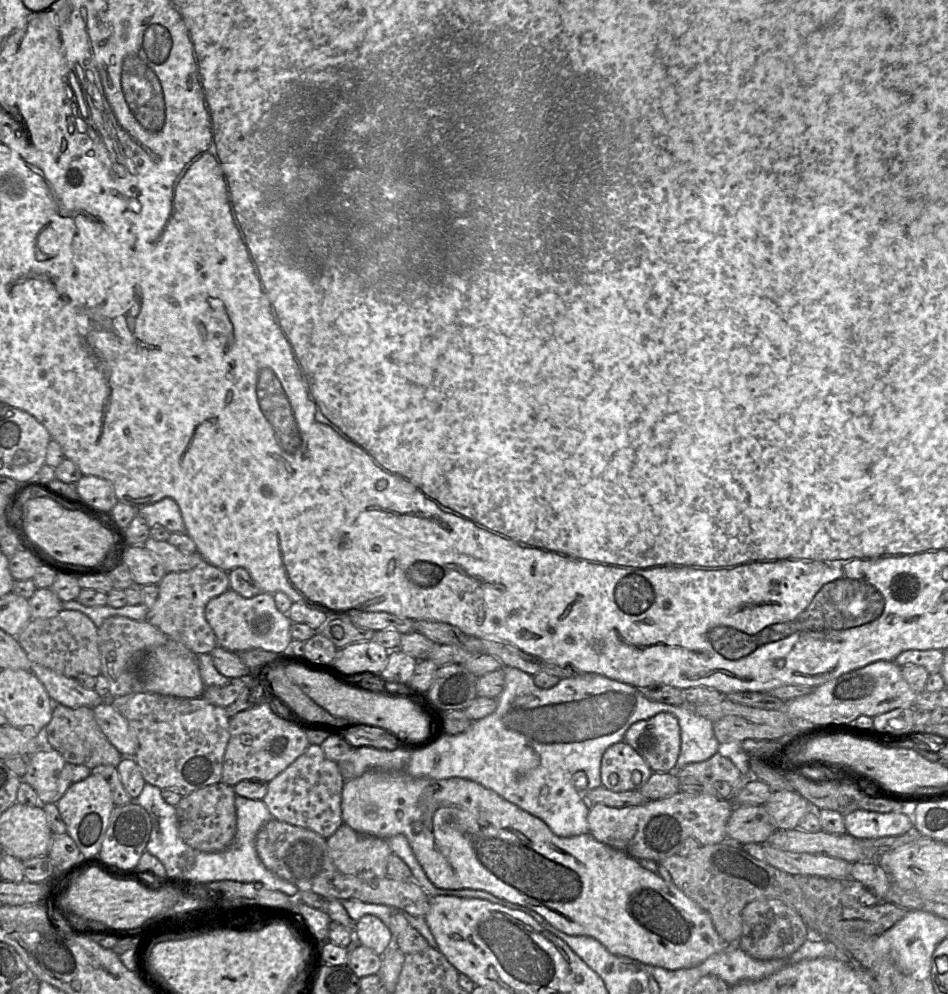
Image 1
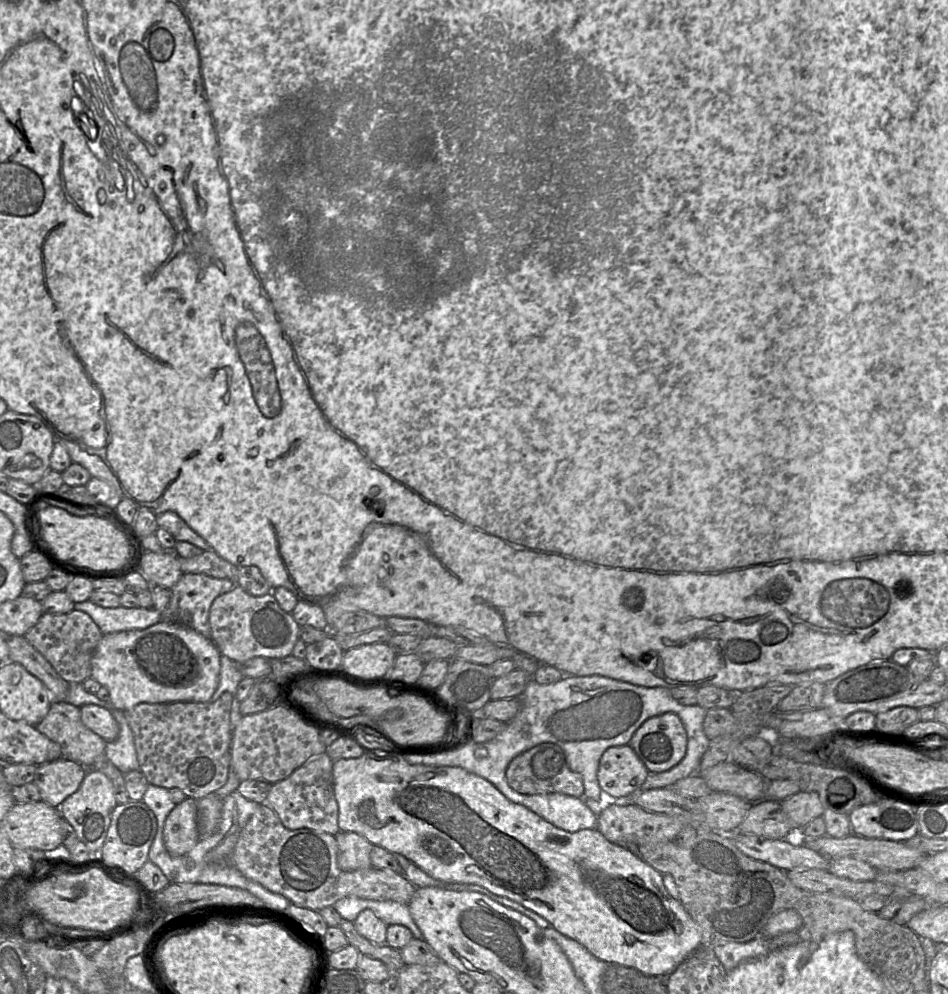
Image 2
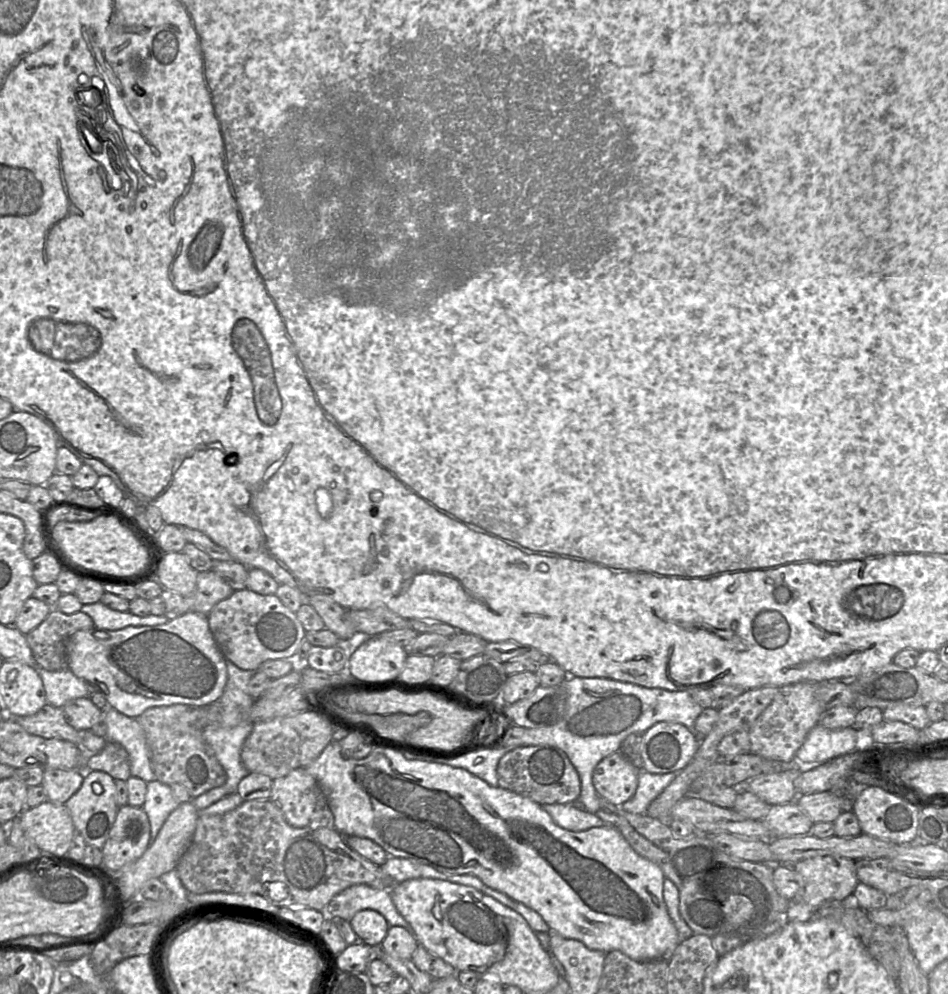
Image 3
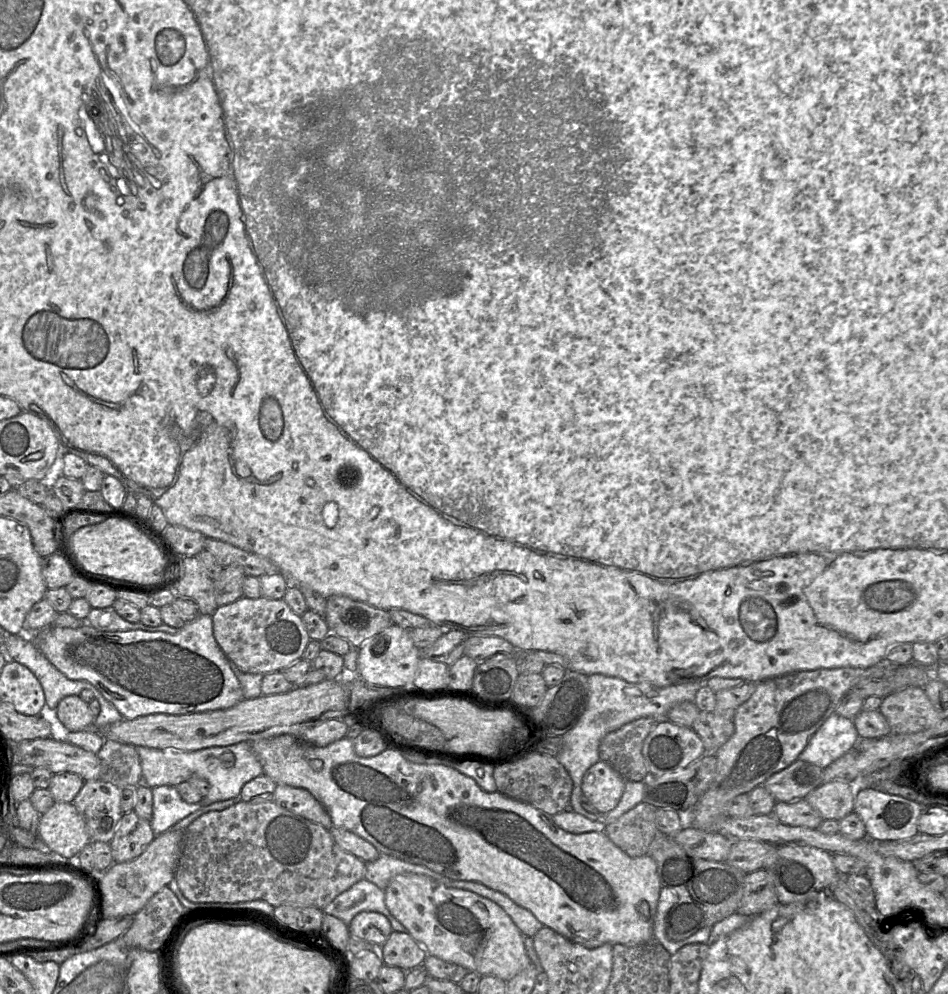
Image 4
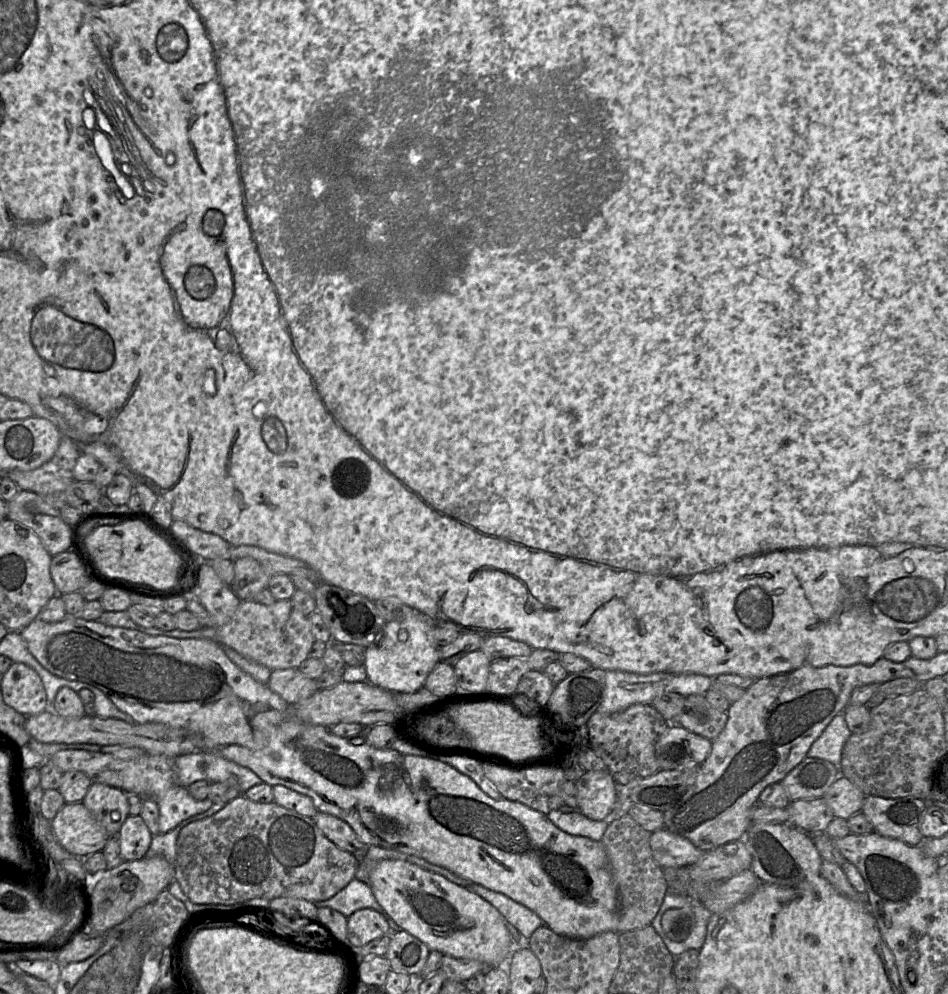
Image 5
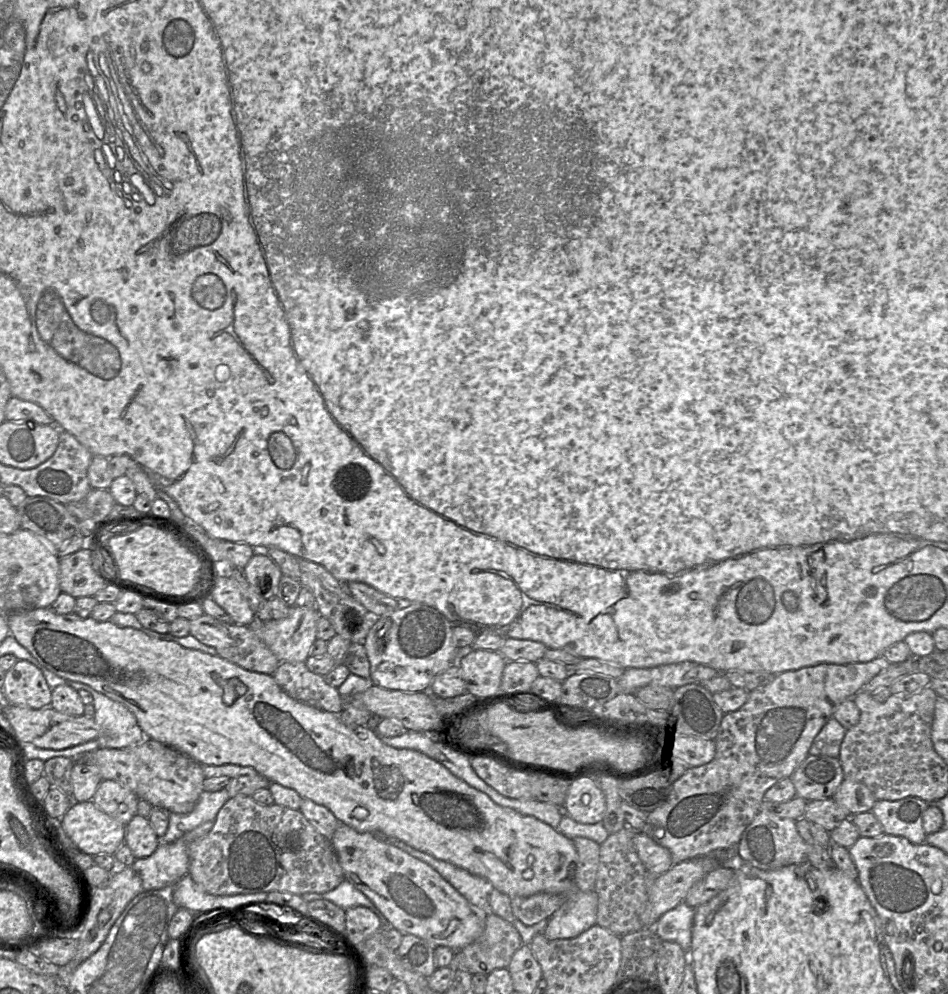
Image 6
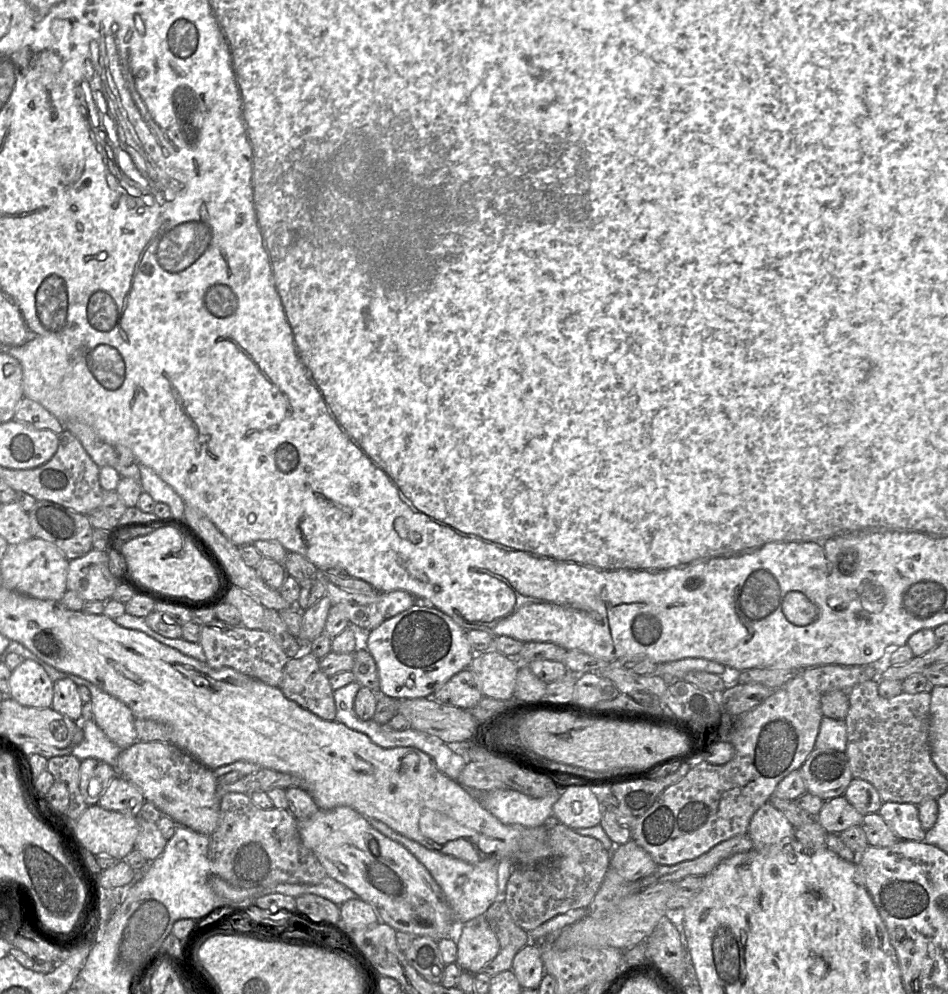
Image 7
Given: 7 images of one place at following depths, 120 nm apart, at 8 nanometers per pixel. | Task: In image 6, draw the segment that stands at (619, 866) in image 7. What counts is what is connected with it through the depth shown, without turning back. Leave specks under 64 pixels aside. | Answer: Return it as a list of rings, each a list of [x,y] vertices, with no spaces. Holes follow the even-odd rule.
[[[636,832],[633,843],[644,866],[653,874],[661,875],[673,866],[670,851],[643,832]]]

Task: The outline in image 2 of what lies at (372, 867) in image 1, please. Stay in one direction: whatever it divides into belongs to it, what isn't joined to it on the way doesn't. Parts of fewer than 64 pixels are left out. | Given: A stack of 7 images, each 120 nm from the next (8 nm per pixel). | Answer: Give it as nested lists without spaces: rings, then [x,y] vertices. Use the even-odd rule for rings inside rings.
[[[338,832],[338,865],[344,871],[356,871],[372,867],[370,853],[373,845],[355,832]]]

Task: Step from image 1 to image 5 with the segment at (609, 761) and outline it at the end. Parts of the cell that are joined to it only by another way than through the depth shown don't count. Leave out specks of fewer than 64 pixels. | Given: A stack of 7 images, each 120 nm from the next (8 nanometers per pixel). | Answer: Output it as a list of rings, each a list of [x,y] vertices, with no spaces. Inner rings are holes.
[[[607,770],[587,771],[576,781],[577,810],[591,820],[604,820],[612,812],[618,785]]]

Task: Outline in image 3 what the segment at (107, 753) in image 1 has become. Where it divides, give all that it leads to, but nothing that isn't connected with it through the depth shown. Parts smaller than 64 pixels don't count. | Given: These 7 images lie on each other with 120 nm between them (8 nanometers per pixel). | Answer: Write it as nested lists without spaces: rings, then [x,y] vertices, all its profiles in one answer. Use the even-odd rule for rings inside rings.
[[[49,704],[34,715],[13,718],[27,733],[45,739],[60,739],[81,746],[81,734],[86,733],[75,730],[67,723],[62,708]]]

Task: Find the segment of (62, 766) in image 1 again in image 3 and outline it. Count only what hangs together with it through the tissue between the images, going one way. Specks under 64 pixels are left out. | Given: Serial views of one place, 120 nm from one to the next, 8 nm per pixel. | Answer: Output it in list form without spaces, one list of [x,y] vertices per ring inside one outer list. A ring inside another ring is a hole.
[[[44,769],[43,787],[48,801],[64,805],[81,787],[86,770]]]

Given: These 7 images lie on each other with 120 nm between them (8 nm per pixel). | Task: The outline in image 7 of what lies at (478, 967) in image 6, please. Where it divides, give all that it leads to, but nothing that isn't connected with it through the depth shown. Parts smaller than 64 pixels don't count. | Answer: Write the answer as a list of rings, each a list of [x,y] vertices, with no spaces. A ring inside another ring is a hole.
[[[506,890],[502,895],[497,895],[493,904],[484,913],[484,918],[496,934],[500,950],[480,972],[494,976],[512,969],[515,955],[530,942],[530,937],[527,931],[513,921],[506,905]]]

